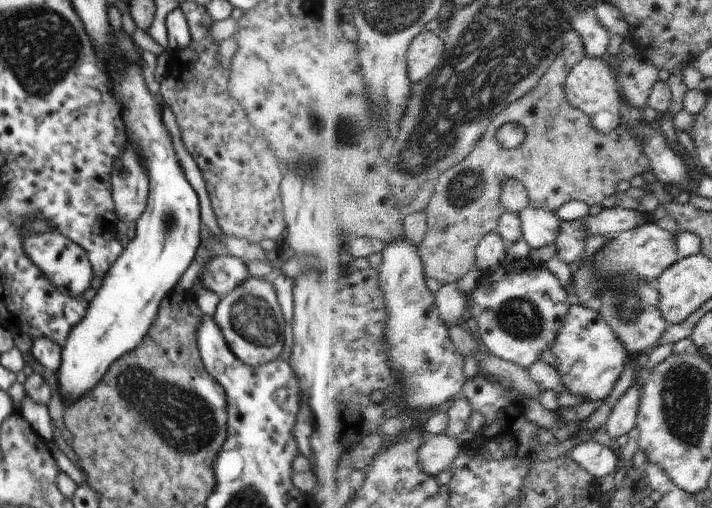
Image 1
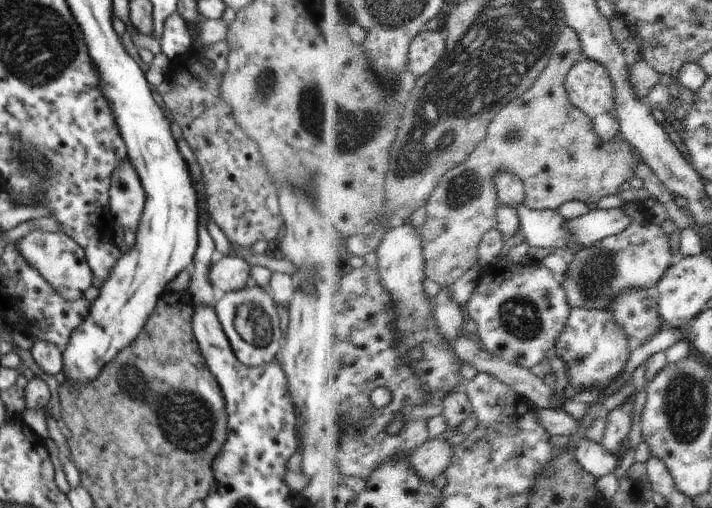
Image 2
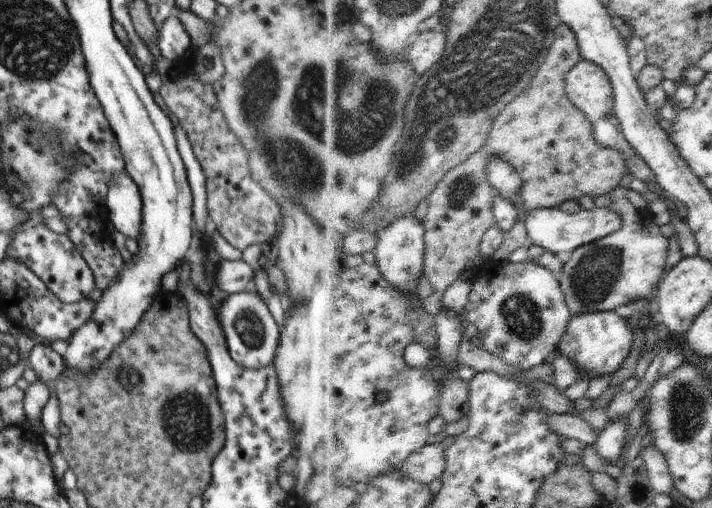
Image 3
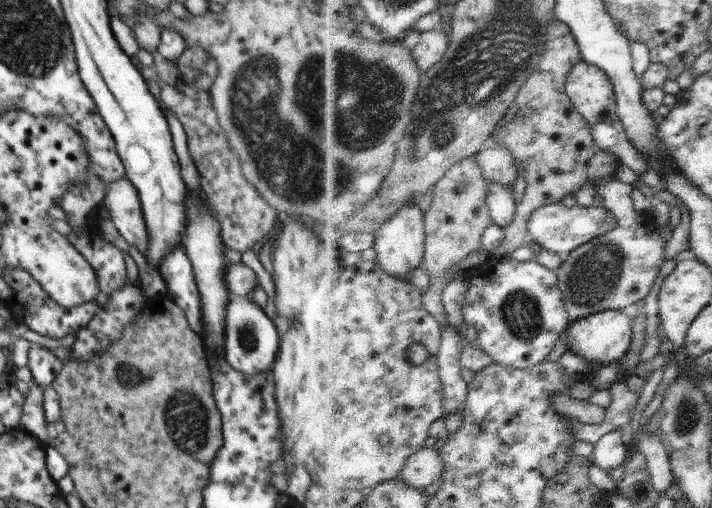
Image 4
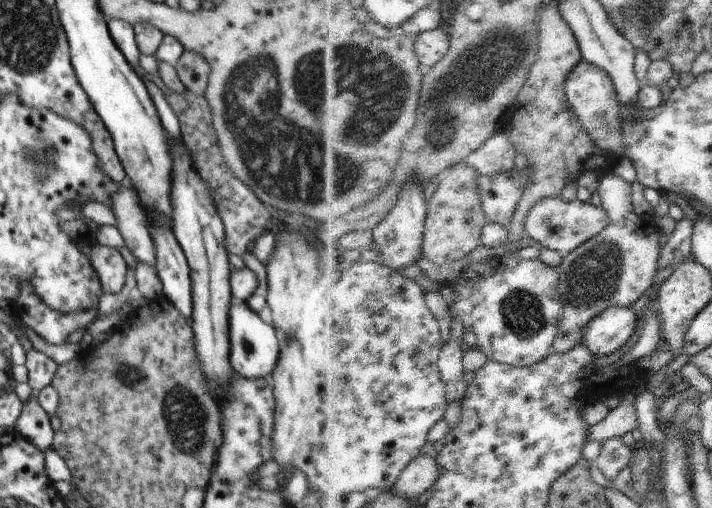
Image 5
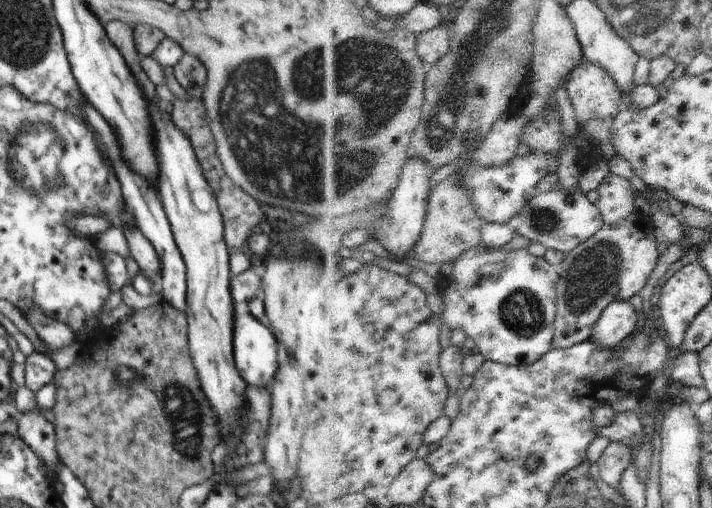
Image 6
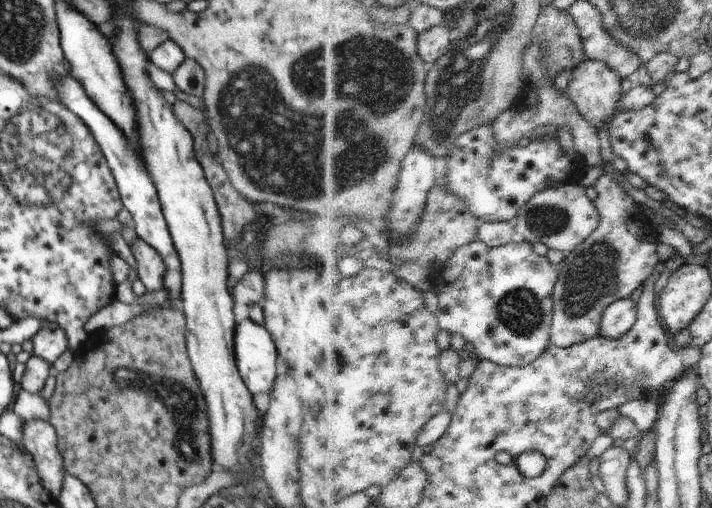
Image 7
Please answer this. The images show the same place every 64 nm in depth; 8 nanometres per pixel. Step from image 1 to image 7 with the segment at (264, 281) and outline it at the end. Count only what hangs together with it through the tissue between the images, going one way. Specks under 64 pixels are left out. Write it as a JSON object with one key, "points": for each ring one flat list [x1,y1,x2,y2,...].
{"points":[[250,317,235,325,234,352,236,366,244,384,253,396,271,392,276,380,277,346,264,325,256,324]]}

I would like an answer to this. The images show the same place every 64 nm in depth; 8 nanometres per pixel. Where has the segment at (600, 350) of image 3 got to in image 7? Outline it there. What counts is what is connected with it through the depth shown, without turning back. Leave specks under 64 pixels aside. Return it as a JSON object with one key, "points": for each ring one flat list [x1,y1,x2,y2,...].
{"points":[[632,298,622,299,612,303,603,316,600,336,621,339,624,338,639,321,639,303]]}

